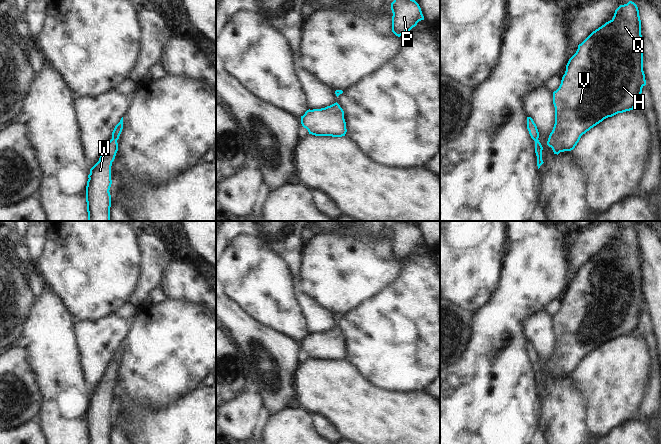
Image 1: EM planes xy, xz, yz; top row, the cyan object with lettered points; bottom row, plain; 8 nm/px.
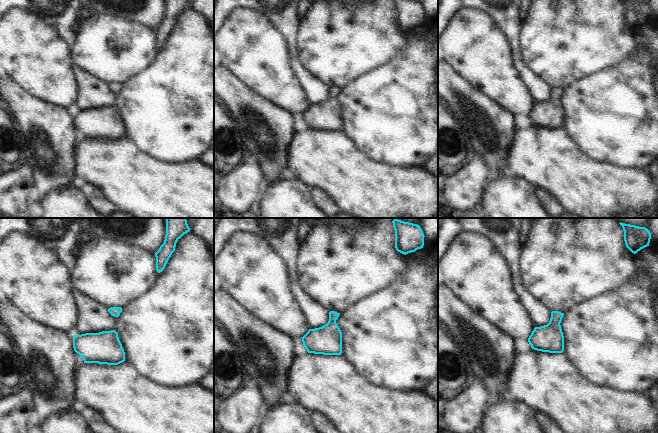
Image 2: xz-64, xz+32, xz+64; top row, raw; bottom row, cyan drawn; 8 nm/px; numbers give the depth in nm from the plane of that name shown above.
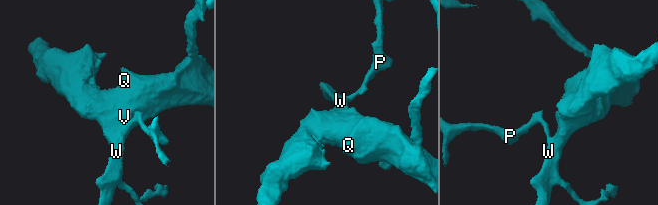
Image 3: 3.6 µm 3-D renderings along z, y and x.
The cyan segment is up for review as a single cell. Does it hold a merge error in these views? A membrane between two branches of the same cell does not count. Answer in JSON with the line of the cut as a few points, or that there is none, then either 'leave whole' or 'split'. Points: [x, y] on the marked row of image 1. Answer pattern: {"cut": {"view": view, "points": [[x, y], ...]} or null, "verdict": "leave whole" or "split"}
{"cut": null, "verdict": "leave whole"}

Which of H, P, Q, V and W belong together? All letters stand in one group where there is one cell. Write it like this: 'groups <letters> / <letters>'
groups H P Q V W

